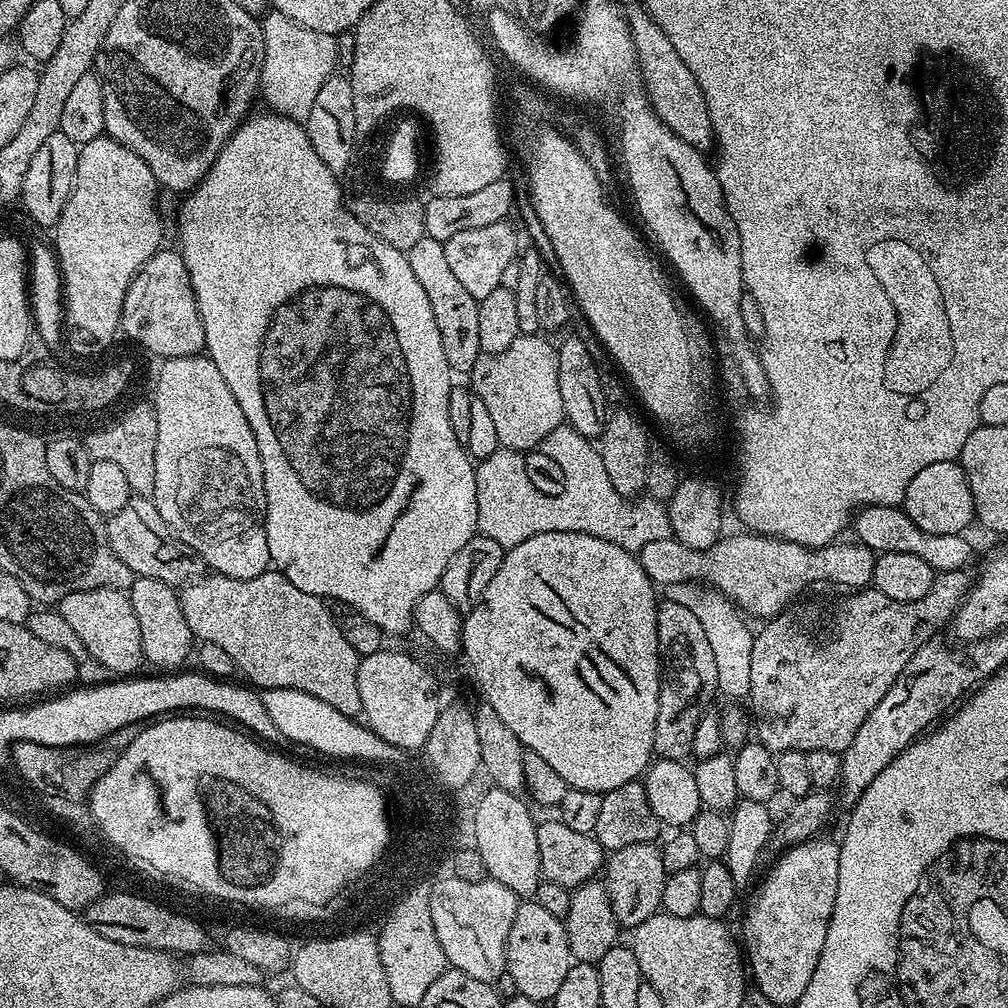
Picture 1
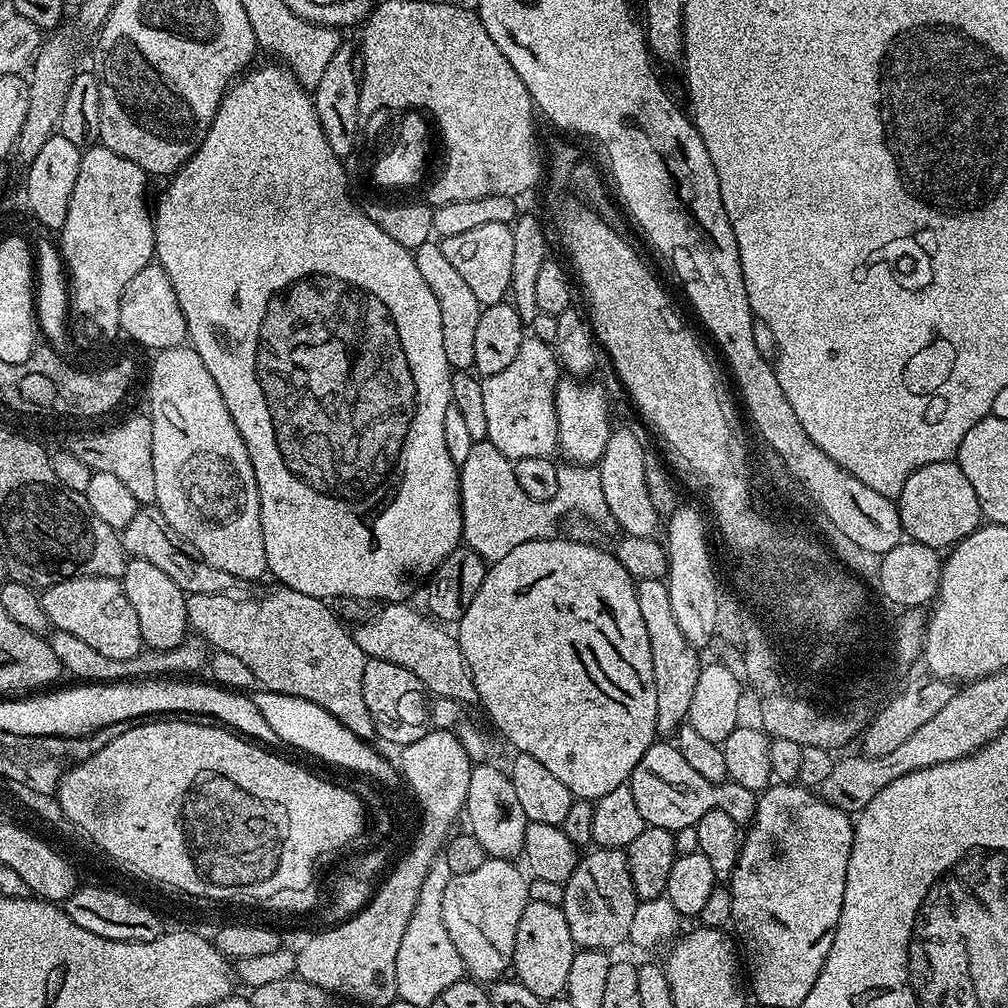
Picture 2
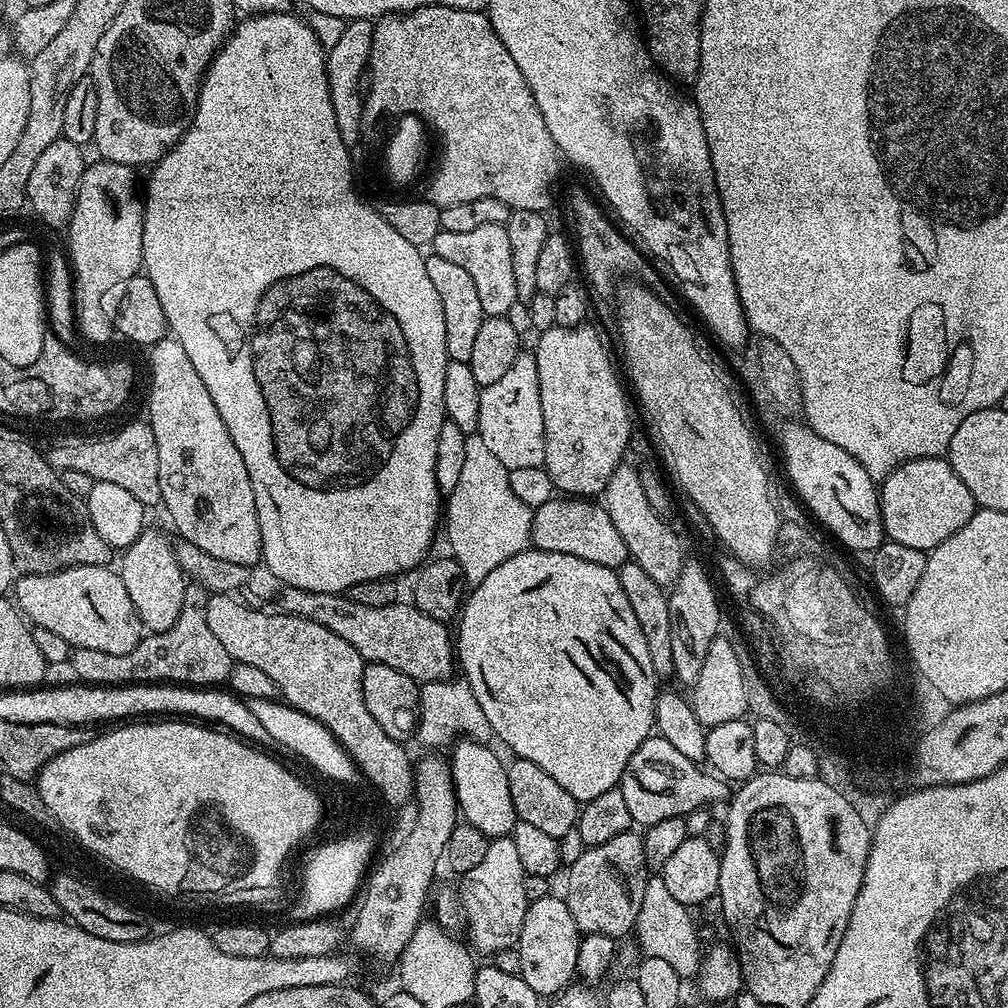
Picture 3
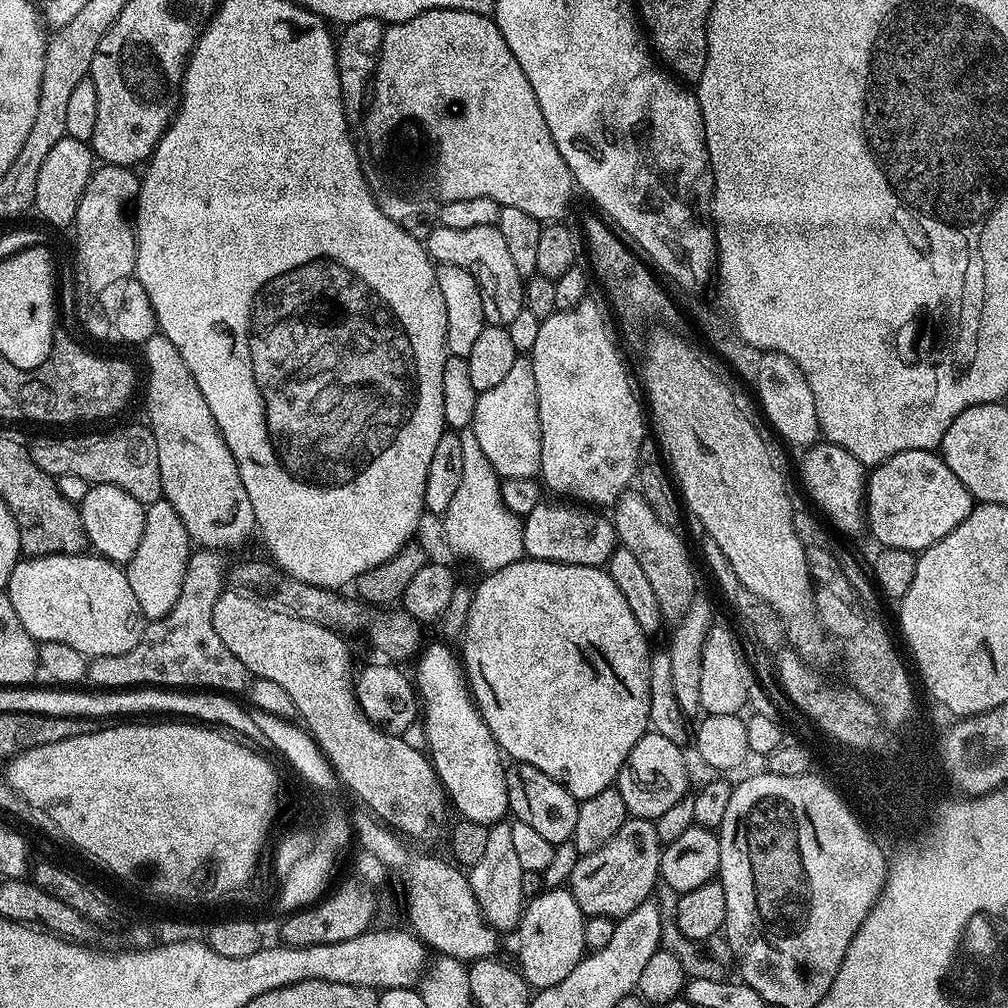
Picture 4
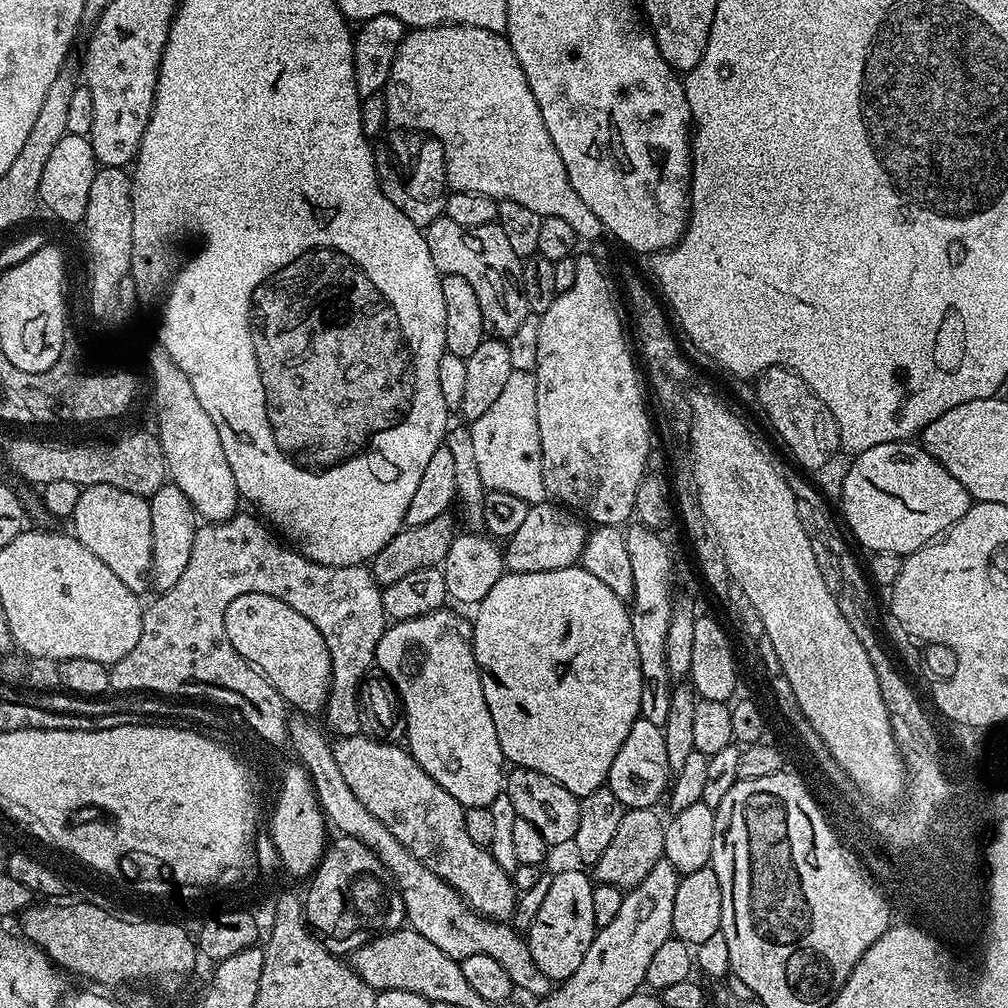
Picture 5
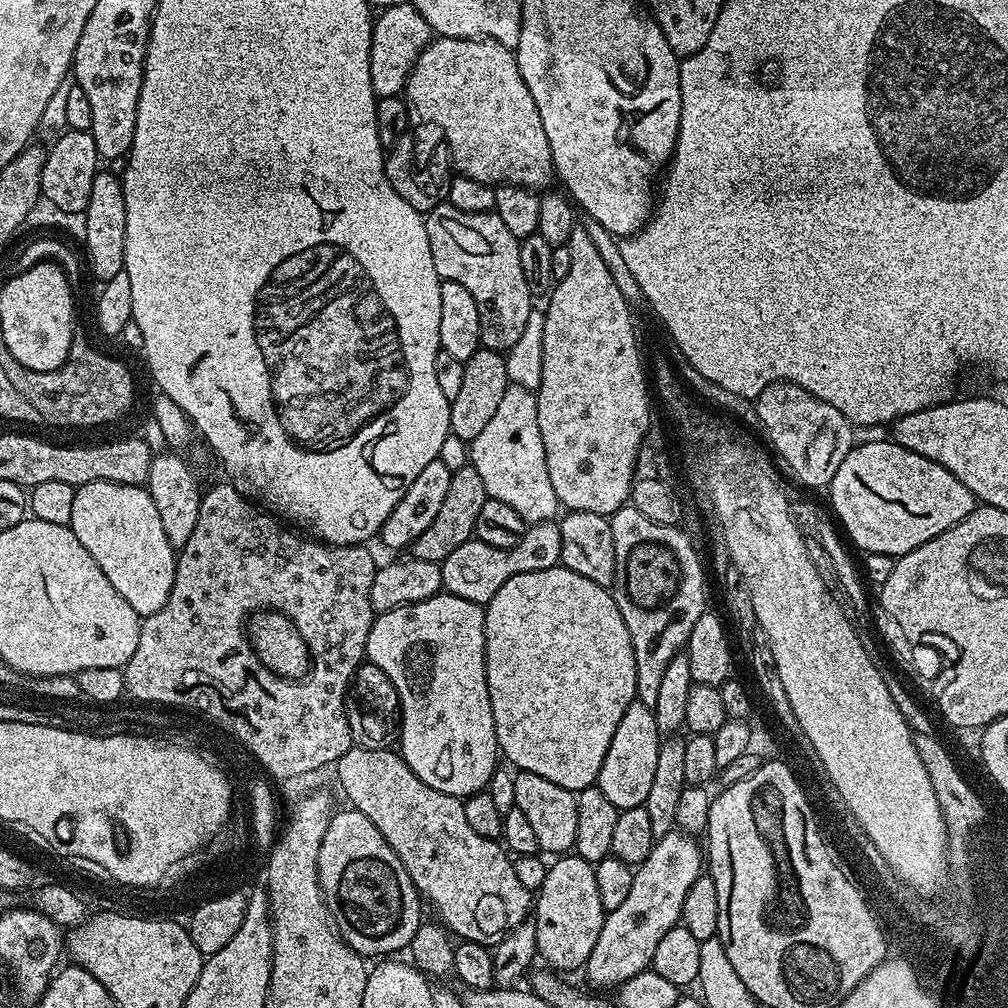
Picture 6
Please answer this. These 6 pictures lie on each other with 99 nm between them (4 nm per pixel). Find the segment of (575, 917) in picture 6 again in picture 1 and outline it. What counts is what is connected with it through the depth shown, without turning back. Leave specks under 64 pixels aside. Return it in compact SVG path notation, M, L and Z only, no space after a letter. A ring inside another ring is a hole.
M534 902L521 903L520 909L514 914L514 926L510 926L510 934L506 942L506 969L507 979L512 979L512 984L517 993L531 1000L551 1002L554 994L558 994L558 986L566 979L566 970L573 966L572 951L568 945L568 931L564 929L564 921L554 918L554 914L542 910Z

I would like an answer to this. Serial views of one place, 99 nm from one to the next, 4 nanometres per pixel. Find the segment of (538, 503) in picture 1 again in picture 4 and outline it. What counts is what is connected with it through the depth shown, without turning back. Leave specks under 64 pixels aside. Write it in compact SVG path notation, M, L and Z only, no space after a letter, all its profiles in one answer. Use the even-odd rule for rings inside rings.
M461 428L459 429L459 433L460 441L462 442L462 478L459 482L458 490L454 493L454 499L450 501L450 506L446 506L442 517L442 523L444 523L444 540L458 555L469 556L481 568L481 573L497 572L498 570L502 570L502 566L510 566L515 560L519 560L524 556L524 521L521 517L514 515L513 512L506 510L504 503L502 503L502 496L500 494L501 477L497 476L494 469L490 466L490 462L486 462L486 454L482 454L482 446L478 446L478 438L474 438L472 429Z

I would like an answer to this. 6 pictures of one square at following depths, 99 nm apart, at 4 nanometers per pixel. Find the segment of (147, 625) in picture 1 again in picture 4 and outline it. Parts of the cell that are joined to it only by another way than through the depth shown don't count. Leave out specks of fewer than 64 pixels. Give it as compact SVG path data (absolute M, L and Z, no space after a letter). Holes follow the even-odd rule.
M162 498L145 507L142 542L138 542L134 558L130 558L126 565L128 581L145 621L160 620L174 610L174 602L178 602L178 594L182 594L182 582L188 573L188 557L193 551L194 545L188 538L186 526L182 526L178 510L174 510L168 500Z

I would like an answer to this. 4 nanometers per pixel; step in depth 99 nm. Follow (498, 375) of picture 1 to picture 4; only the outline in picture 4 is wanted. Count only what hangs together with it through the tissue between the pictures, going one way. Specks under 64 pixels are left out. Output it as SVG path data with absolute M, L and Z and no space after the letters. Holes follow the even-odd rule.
M517 358L514 366L491 390L479 393L474 406L472 433L486 454L486 462L497 476L510 478L536 478L540 476L540 424L537 383L531 359Z

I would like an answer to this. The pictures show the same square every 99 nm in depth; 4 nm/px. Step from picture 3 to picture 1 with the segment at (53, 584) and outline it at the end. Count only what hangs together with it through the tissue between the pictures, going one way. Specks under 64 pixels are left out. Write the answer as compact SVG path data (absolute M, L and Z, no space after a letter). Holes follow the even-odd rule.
M118 588L78 590L78 594L66 594L58 605L62 618L72 627L74 634L82 638L82 646L91 654L101 669L116 672L117 677L128 678L140 667L145 667L142 650L142 634L138 634L138 618L134 618L134 606L127 595Z

